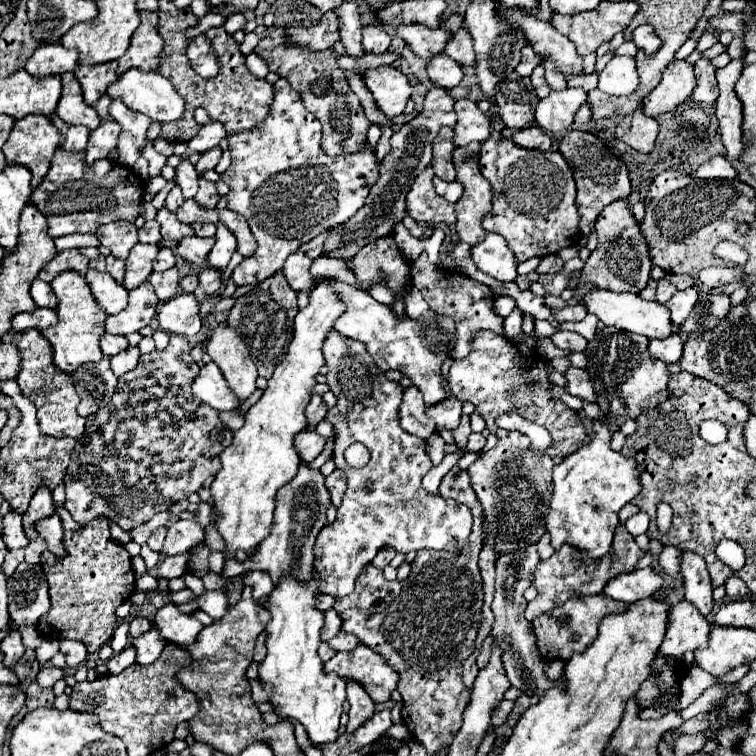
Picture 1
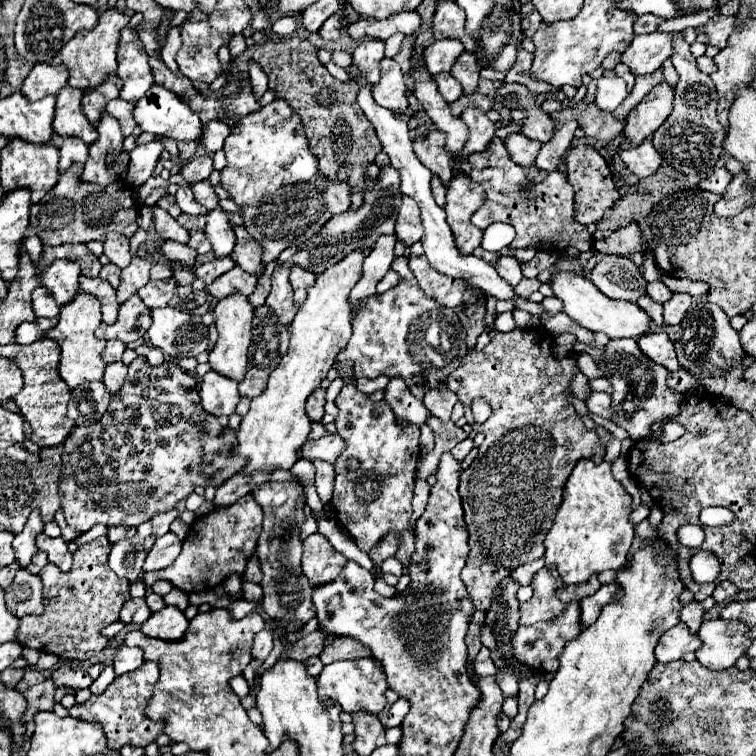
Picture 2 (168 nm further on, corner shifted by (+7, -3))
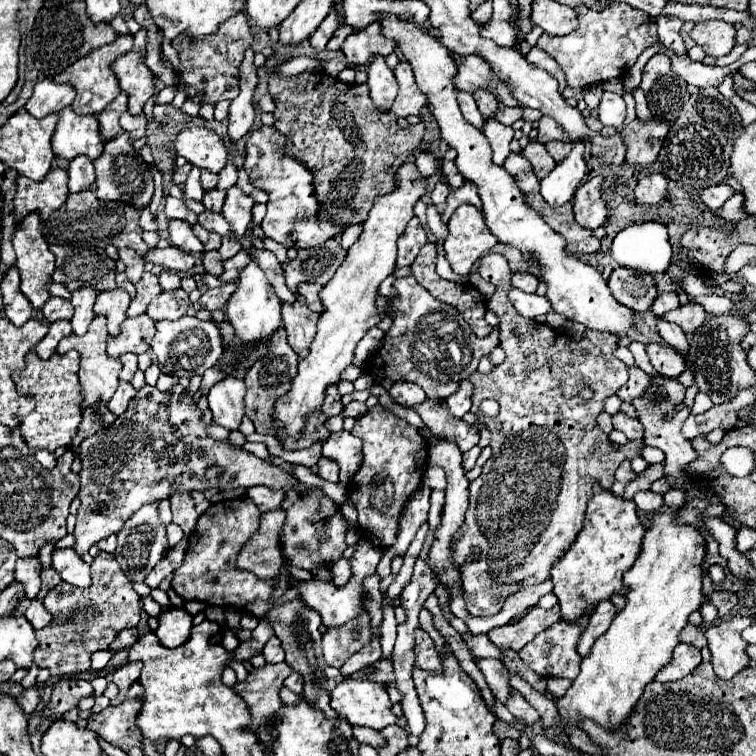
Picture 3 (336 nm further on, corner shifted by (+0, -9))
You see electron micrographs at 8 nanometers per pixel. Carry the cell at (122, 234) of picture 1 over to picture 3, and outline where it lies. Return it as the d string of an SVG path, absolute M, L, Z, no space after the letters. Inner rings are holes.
M119 249L119 259L125 263L125 273L129 277L131 283L137 283L143 275L143 267L145 267L145 259L139 257L133 249Z

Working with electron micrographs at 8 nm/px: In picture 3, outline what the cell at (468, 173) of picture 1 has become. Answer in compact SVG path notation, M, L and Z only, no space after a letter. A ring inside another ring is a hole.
M461 205L449 221L449 235L443 243L443 251L455 273L469 275L473 265L489 253L495 243L497 239L487 229L481 211L473 205Z

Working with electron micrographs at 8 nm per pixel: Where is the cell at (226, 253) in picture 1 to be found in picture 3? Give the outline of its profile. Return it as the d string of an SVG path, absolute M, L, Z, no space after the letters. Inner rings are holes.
M233 185L227 191L227 199L223 205L223 217L231 223L235 239L241 239L243 233L247 231L247 227L251 223L253 205L255 205L255 201L247 193L243 193L237 185Z

